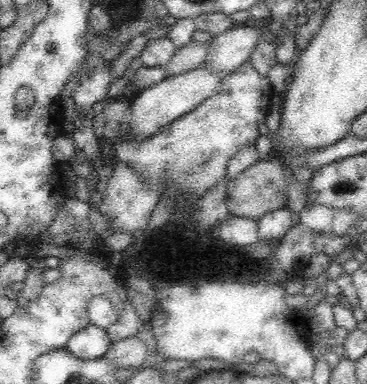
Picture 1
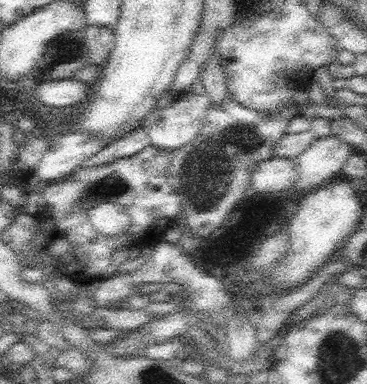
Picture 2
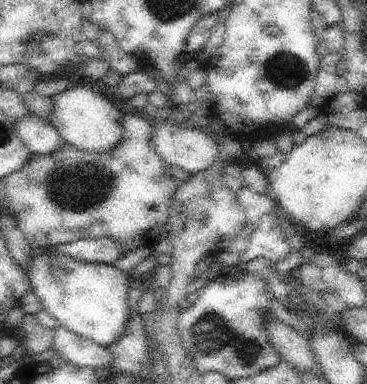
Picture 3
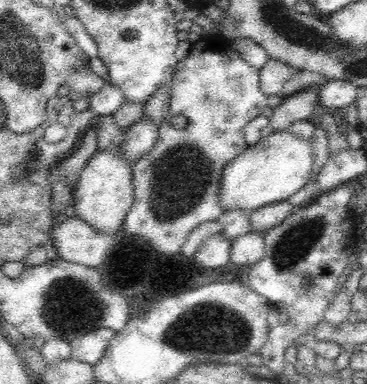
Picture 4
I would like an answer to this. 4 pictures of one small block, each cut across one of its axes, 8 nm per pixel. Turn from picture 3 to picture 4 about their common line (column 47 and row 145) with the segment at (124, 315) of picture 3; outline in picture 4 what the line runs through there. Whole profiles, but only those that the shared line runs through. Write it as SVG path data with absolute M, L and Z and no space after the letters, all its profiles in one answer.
M272 132L226 164L220 182L220 204L224 210L240 208L252 212L266 204L288 200L314 178L314 166L312 138L300 138L292 132Z

